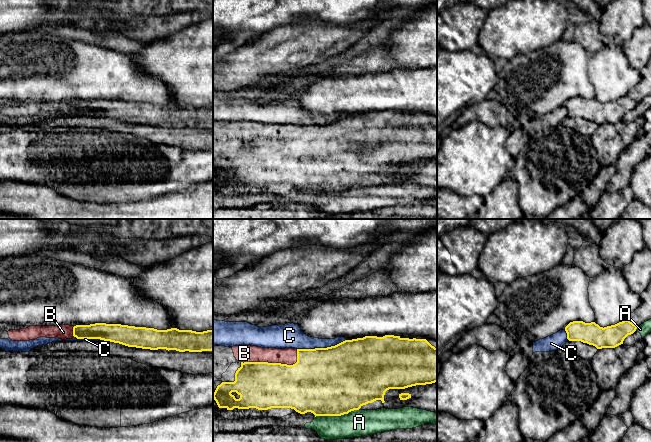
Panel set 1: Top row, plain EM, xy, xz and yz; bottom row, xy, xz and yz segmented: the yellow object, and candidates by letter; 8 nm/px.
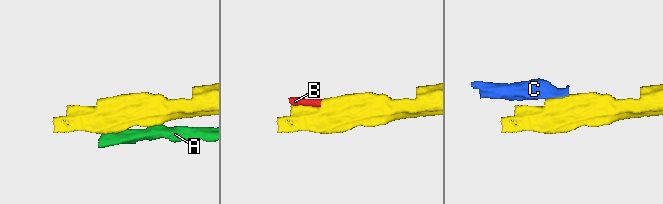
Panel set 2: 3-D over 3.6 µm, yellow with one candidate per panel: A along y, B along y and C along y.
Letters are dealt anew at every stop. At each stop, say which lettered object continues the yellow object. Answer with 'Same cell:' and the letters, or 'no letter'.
Same cell: B

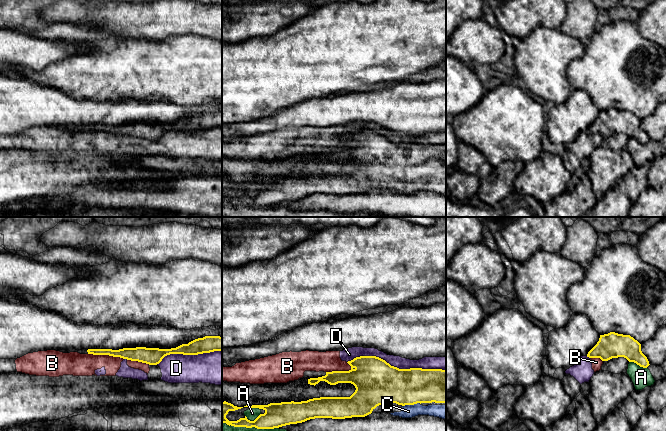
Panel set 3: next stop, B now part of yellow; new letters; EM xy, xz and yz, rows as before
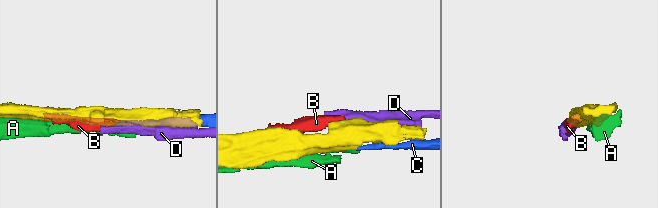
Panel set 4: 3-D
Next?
Same cell: C

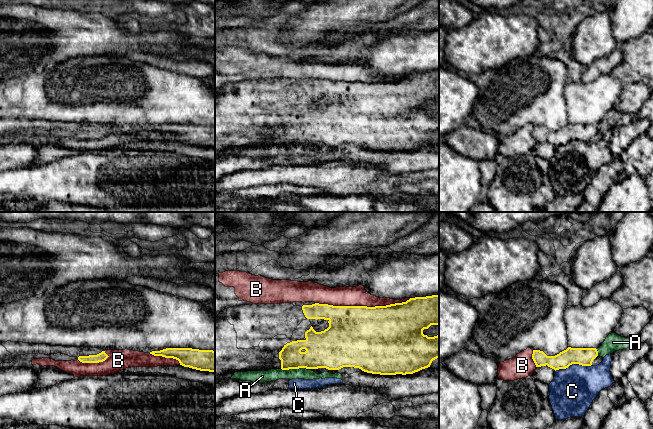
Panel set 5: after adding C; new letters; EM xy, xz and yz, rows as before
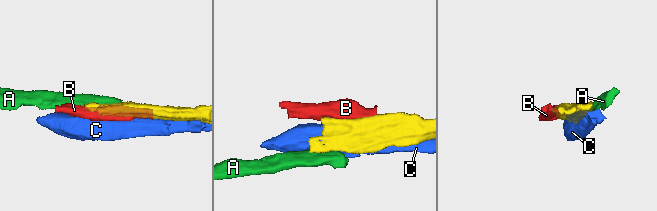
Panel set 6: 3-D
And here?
Same cell: no letter

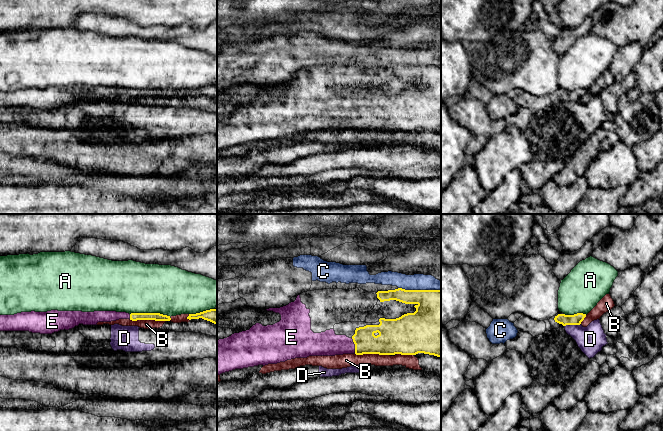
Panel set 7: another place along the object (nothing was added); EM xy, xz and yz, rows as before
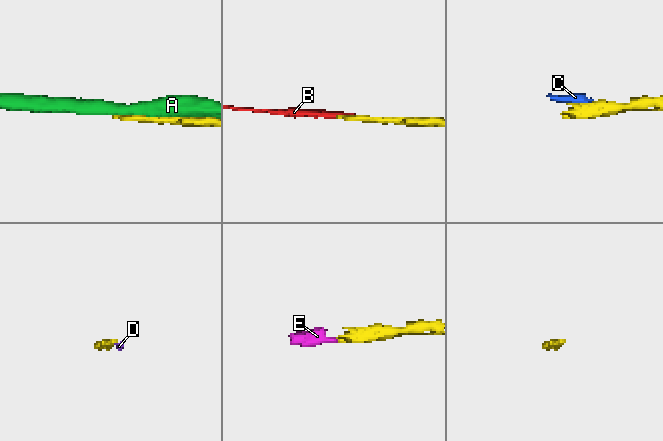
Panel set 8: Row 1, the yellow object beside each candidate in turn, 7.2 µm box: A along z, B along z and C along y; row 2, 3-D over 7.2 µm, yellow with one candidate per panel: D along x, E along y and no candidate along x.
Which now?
Same cell: E

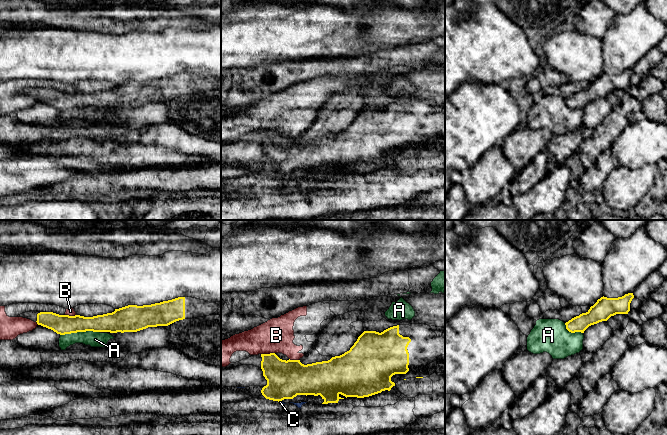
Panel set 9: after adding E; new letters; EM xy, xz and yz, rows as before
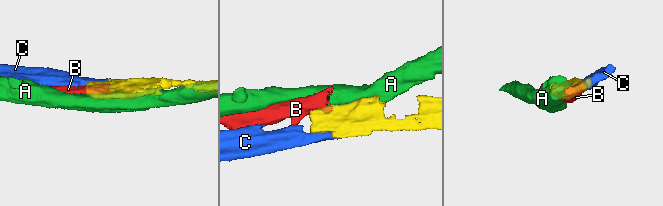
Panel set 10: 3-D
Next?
Same cell: C

